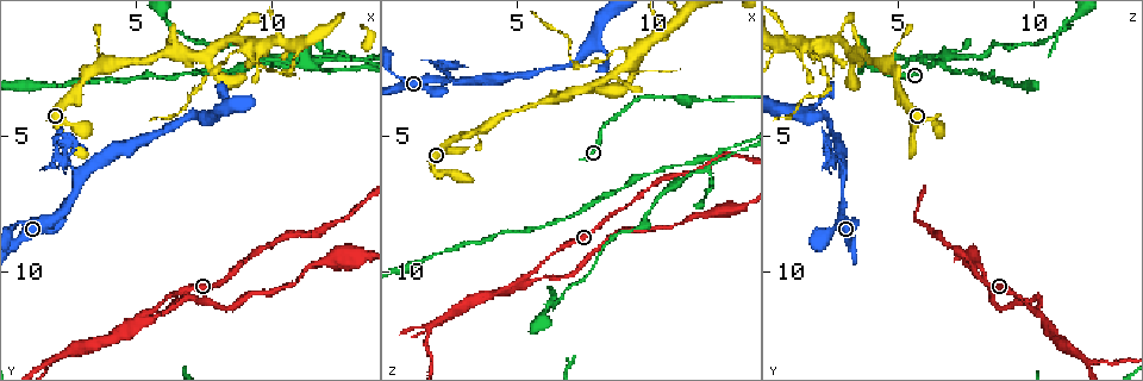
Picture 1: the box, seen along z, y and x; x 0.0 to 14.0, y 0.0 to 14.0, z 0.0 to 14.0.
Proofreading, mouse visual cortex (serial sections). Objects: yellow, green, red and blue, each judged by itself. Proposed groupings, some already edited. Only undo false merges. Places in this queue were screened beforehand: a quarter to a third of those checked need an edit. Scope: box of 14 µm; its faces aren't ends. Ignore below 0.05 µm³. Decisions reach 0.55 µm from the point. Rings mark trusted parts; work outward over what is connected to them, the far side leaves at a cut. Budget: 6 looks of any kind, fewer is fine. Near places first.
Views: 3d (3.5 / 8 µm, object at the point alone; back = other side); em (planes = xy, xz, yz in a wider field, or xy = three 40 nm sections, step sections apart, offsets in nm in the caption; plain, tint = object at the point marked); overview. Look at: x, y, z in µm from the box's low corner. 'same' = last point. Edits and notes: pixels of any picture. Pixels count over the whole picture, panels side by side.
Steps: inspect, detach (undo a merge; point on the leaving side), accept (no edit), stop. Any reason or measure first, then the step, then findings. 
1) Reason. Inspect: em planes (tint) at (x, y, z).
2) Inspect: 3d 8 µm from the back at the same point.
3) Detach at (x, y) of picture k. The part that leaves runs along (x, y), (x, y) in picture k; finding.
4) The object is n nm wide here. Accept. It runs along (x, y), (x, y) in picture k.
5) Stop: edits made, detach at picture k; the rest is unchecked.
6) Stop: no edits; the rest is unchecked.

Two arms in line, one across. Inspect: 3d 3.5 µm from the back at (10.9, 2.4, 3.6).

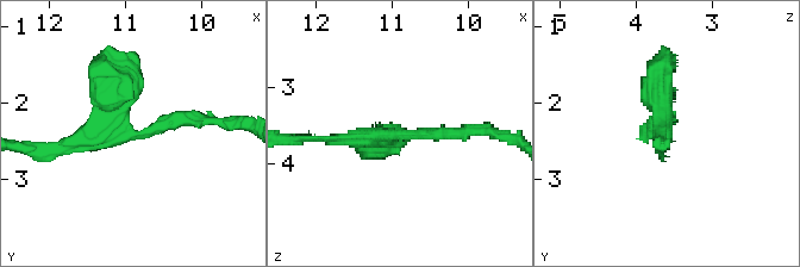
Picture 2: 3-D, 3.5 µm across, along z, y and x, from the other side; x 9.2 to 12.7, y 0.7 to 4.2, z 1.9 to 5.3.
Inspect: em planes (tint) at (11.00, 2.45, 3.60).

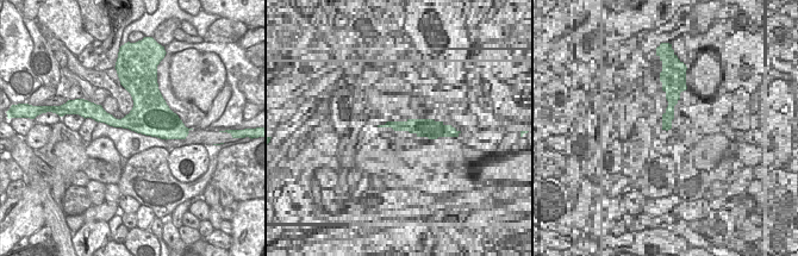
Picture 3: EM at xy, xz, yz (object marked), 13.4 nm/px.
The arms are 150, 150, 400 nm wide. Accept. It runs along (205, 120), (127, 135), (127, 62) in picture 2; one cell here.

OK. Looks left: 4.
Thin neck. Inspect: 3d 3.5 µm at (13.0, 2.4, 3.6).

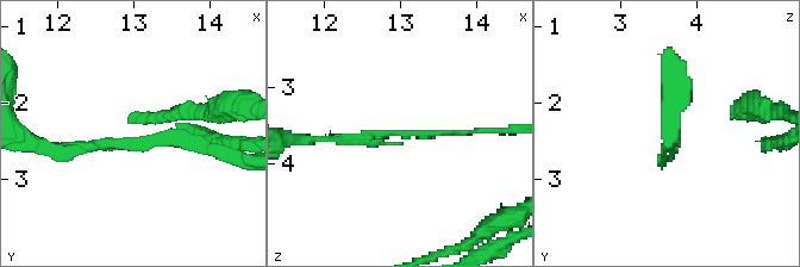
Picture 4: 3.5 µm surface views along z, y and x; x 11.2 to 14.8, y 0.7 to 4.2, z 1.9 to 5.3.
The arms are 100, 150 nm wide; now the EM. Inspect: em xy step 5 (tint) at (12.95, 2.55, 3.65).

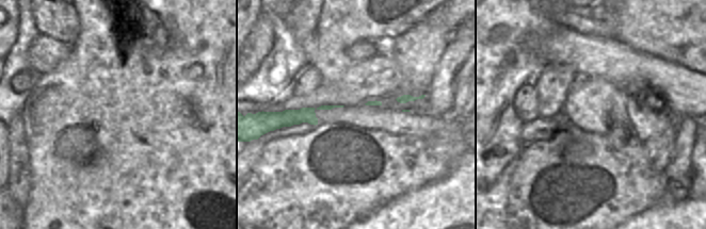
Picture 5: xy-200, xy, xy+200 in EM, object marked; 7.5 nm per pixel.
Detach at (235, 156) of picture 4. The part that leaves runs along (106, 146), (182, 135), (205, 153) in picture 4; two cells meet here.

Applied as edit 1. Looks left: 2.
Small branch off a trunk. Inspect: 3d 3.5 µm from the back at (9.4, 1.7, 1.8).

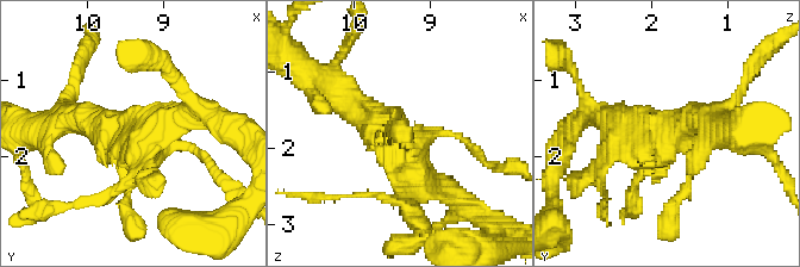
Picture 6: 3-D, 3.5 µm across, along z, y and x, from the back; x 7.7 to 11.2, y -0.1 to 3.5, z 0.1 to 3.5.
Inspect: em planes (tint) at the same point.

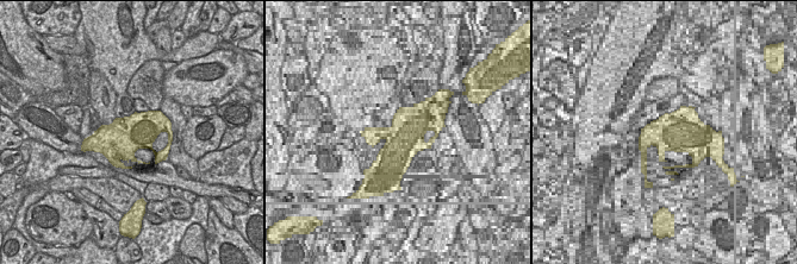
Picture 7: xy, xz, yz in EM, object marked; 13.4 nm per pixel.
Detach at (206, 157) of picture 6. The part that leaves runs along (437, 131), (456, 135), (488, 165), (514, 168) in picture 6; a second cell is stuck on.

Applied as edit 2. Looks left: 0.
Stop: edits made, detach at picture 4, detach at picture 6; the rest is unchecked.

